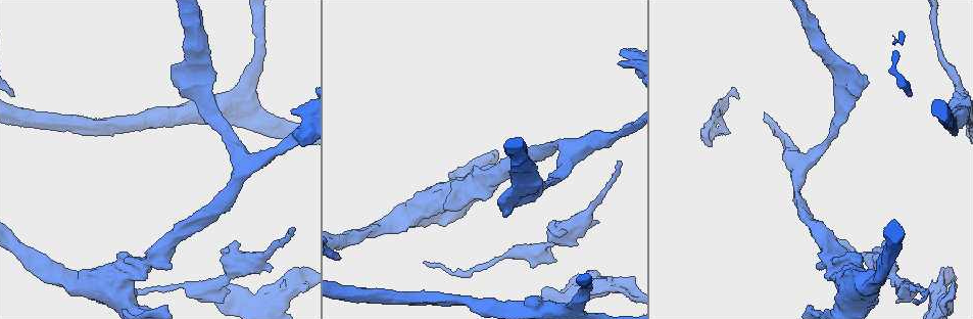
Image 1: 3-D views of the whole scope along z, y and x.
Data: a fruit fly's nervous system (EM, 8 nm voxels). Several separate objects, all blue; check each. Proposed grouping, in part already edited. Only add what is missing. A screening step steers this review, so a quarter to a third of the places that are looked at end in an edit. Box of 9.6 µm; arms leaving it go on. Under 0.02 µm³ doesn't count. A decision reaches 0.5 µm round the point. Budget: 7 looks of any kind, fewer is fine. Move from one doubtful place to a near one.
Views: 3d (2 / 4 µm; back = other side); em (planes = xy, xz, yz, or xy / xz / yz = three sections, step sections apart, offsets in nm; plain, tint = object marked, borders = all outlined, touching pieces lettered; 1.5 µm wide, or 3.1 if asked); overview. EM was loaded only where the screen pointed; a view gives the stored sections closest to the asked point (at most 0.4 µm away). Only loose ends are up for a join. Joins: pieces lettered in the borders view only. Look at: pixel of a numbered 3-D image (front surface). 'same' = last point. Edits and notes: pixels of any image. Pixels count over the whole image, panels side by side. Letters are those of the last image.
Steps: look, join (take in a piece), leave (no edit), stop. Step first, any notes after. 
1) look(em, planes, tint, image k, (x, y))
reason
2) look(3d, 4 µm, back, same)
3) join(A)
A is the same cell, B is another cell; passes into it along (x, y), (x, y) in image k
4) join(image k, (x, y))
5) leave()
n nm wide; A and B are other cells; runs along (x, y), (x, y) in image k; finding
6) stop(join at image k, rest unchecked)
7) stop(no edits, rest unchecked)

look(em, xz, step 4, borders, image 1, (291, 230))
long arm stops here

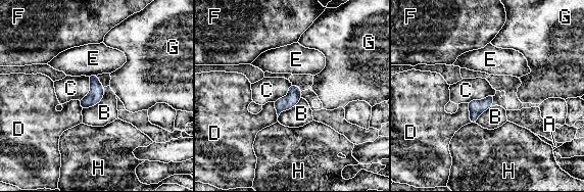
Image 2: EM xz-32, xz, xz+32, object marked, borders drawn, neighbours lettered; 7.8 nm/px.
look(em, planes, borders, same)
another direction

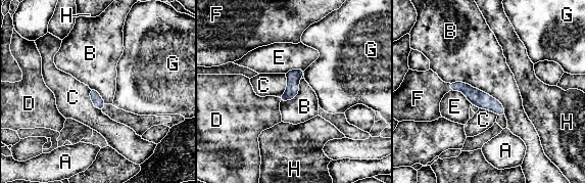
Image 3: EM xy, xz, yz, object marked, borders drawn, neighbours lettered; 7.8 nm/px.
join(F)
B touches over 500 nm; F is the same cell, A, B, C, D, E, G and H are other cells; passes into it along (476, 97), (449, 87), (420, 94) in image 3; the cell continues

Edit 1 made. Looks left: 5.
look(em, xz, step 4, tint, image 1, (426, 261))
thin end

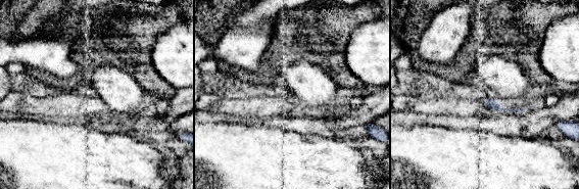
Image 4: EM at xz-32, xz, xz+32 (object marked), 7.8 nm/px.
look(em, planes, tint, same)
cut it another way

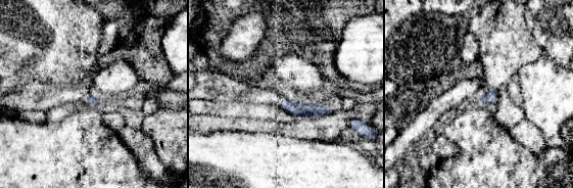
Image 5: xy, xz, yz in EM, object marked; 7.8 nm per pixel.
look(em, planes, borders, same)

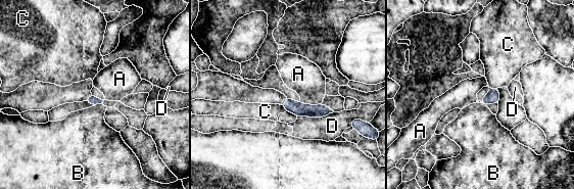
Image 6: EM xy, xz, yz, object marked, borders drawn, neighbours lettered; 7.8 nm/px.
leave()
70 nm wide; A, B, C and D are other cells; runs along (286, 104), (299, 109), (327, 111) in image 6; none of them fits

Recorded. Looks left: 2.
look(3d, 2 µm, image 1, (619, 62))
an open end

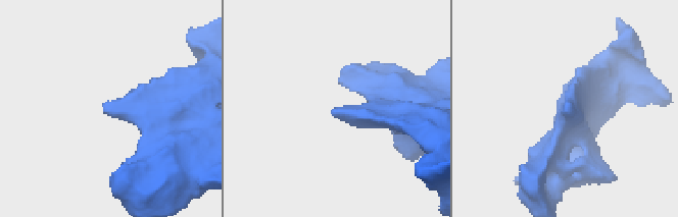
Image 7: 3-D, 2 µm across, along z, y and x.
look(em, yz, step 4, borders, image 7, (569, 107))

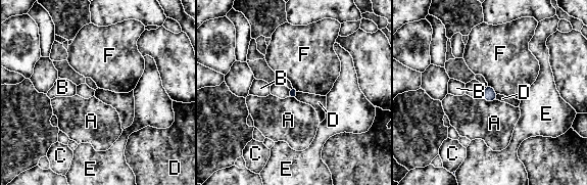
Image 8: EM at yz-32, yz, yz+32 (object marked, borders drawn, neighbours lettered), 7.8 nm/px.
leave()
A touches over 110 nm; A, B, C, D, E and F are other cells; none of them fits

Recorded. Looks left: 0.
stop(join at image 3, rest unchecked)

